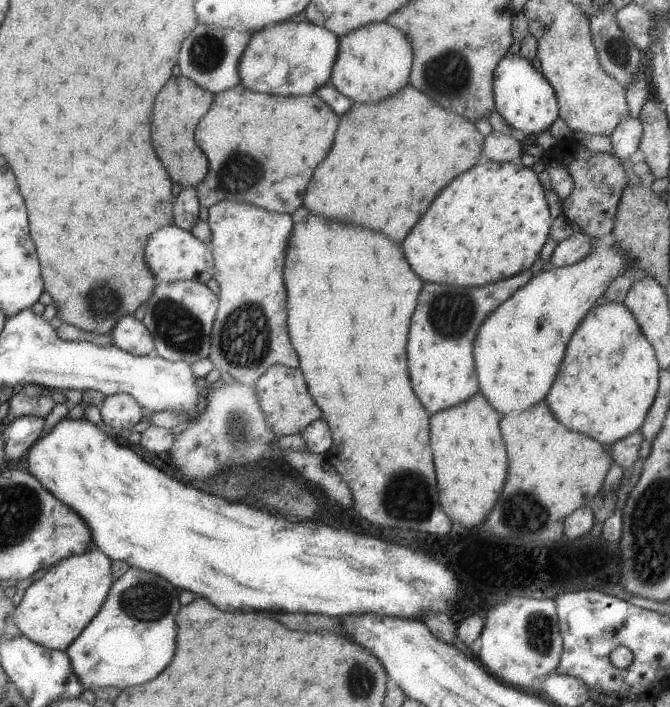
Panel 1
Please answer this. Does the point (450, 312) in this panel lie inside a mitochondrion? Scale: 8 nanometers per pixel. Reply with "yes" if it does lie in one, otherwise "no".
yes

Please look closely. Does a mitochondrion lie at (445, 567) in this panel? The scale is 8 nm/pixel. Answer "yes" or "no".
no

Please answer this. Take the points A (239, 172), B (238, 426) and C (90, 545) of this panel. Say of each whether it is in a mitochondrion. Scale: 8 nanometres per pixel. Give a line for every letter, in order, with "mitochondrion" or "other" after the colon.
A: mitochondrion
B: mitochondrion
C: other

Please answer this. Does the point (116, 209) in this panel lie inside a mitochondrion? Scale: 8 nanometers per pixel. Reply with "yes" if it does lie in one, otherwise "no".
no

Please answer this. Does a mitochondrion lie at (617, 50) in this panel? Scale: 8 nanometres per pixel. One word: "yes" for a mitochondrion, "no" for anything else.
yes

